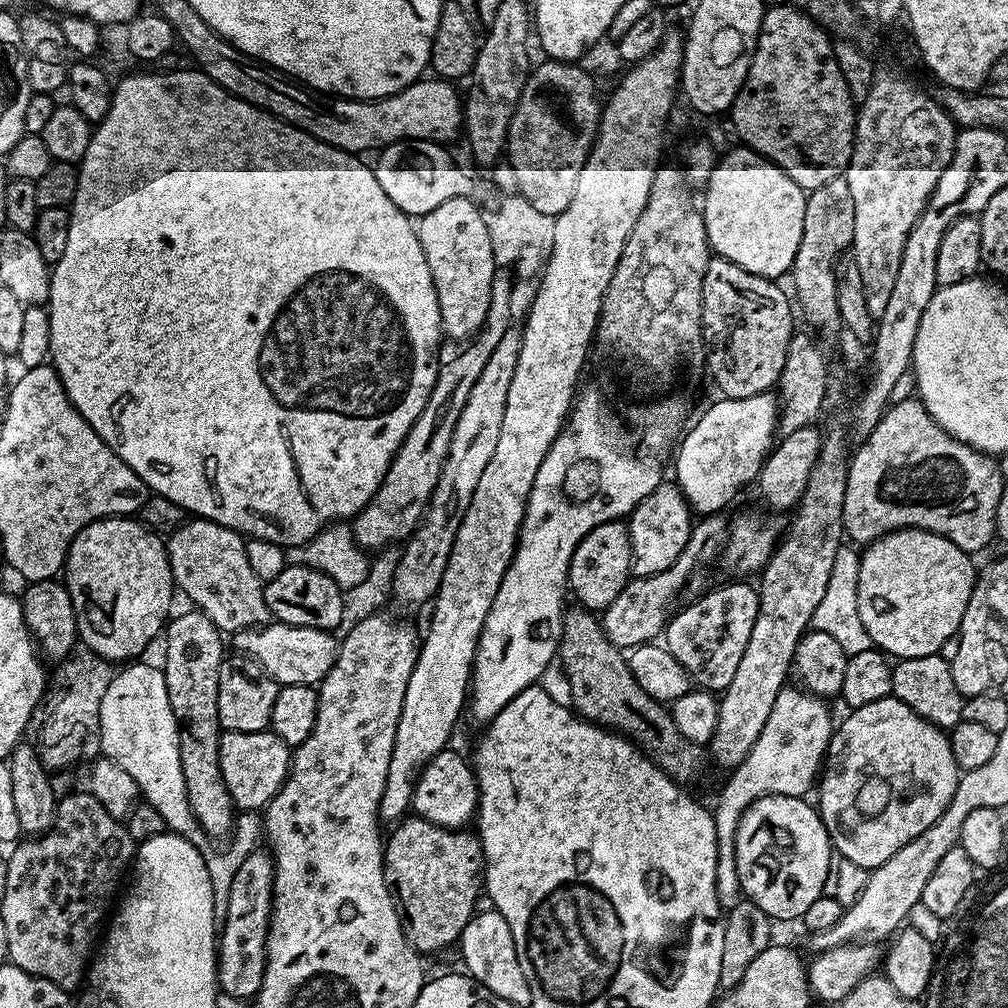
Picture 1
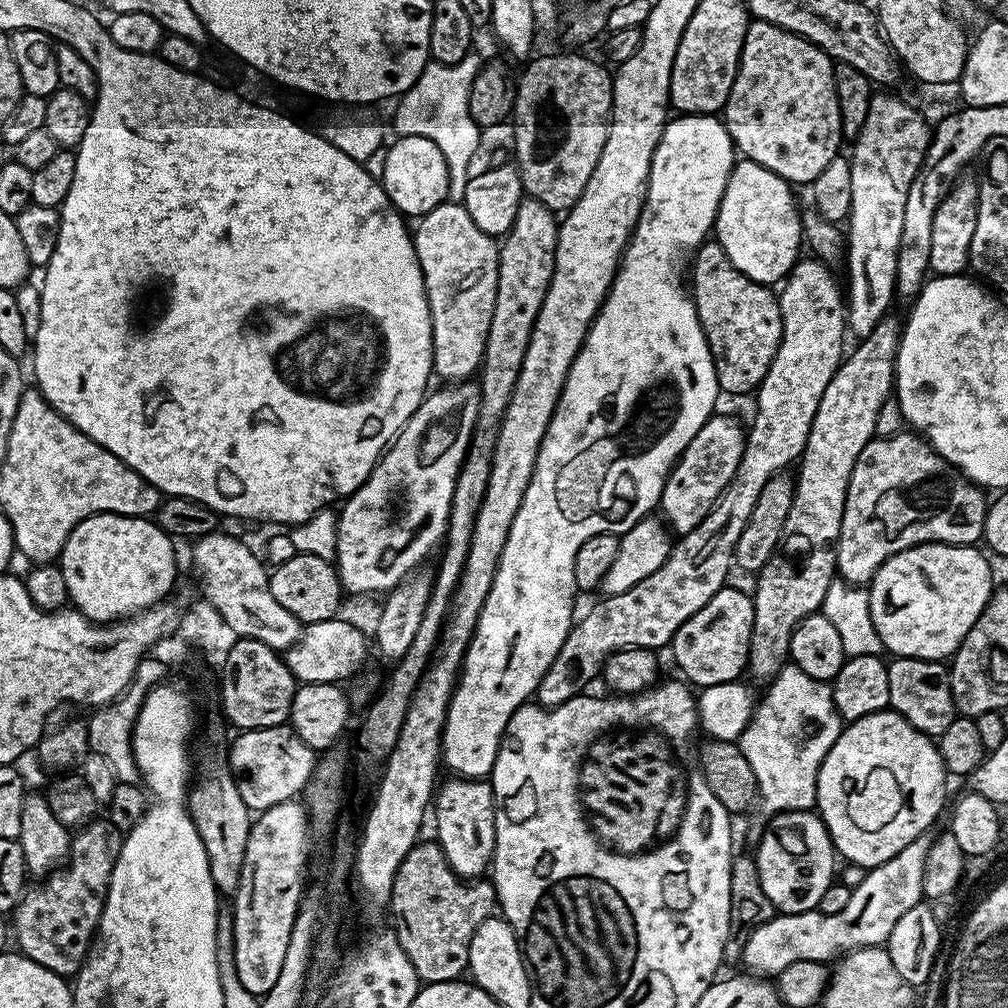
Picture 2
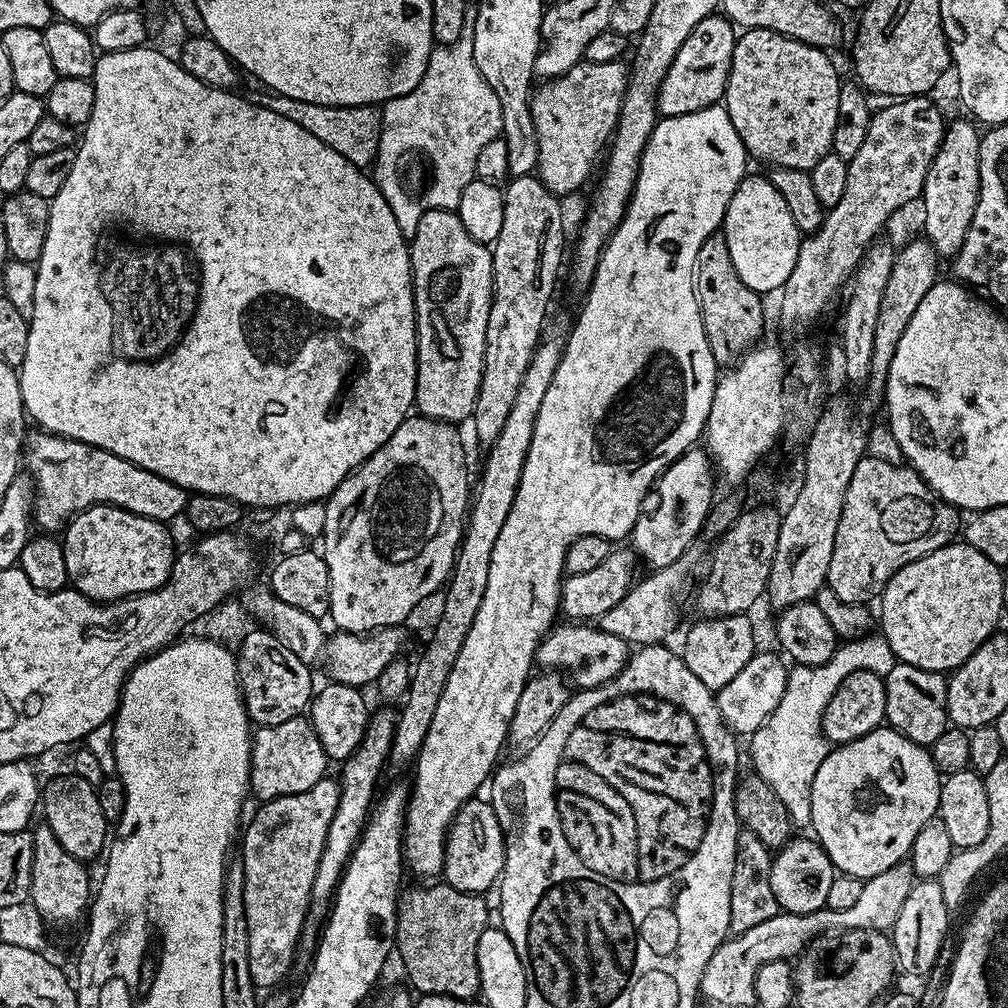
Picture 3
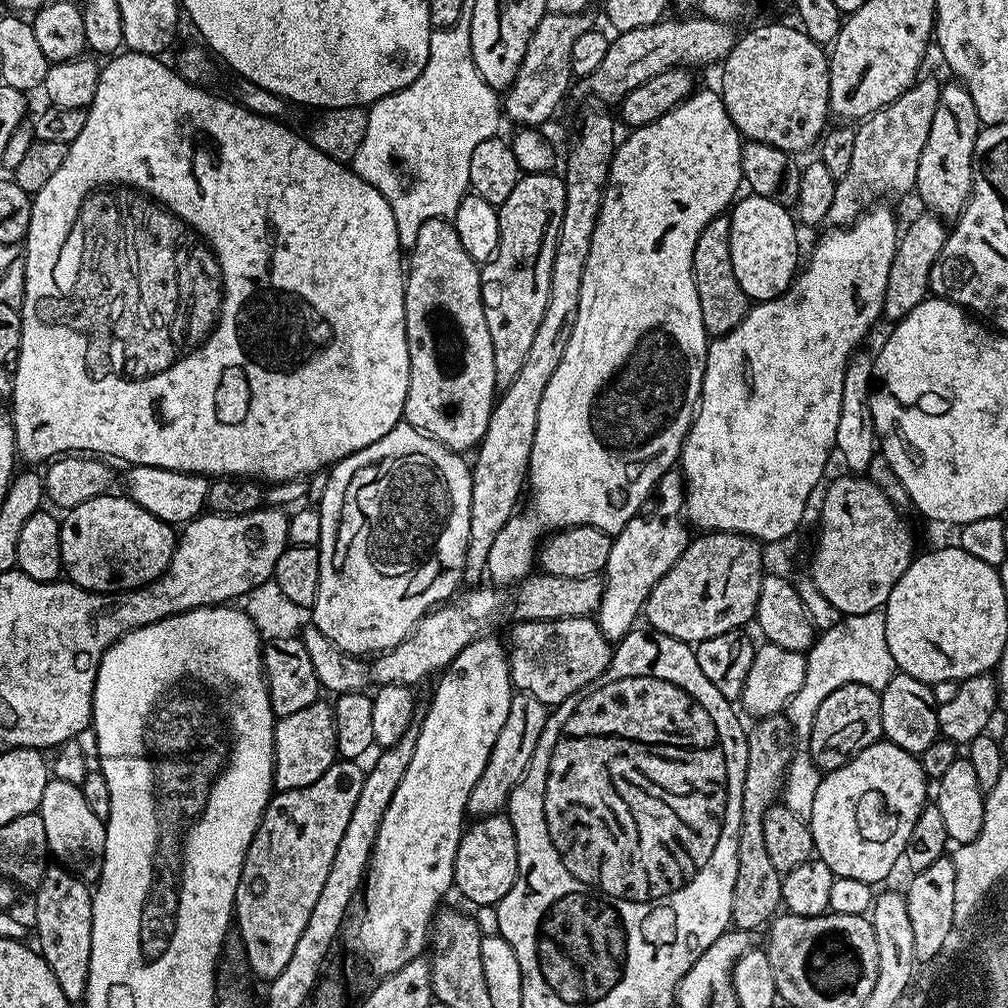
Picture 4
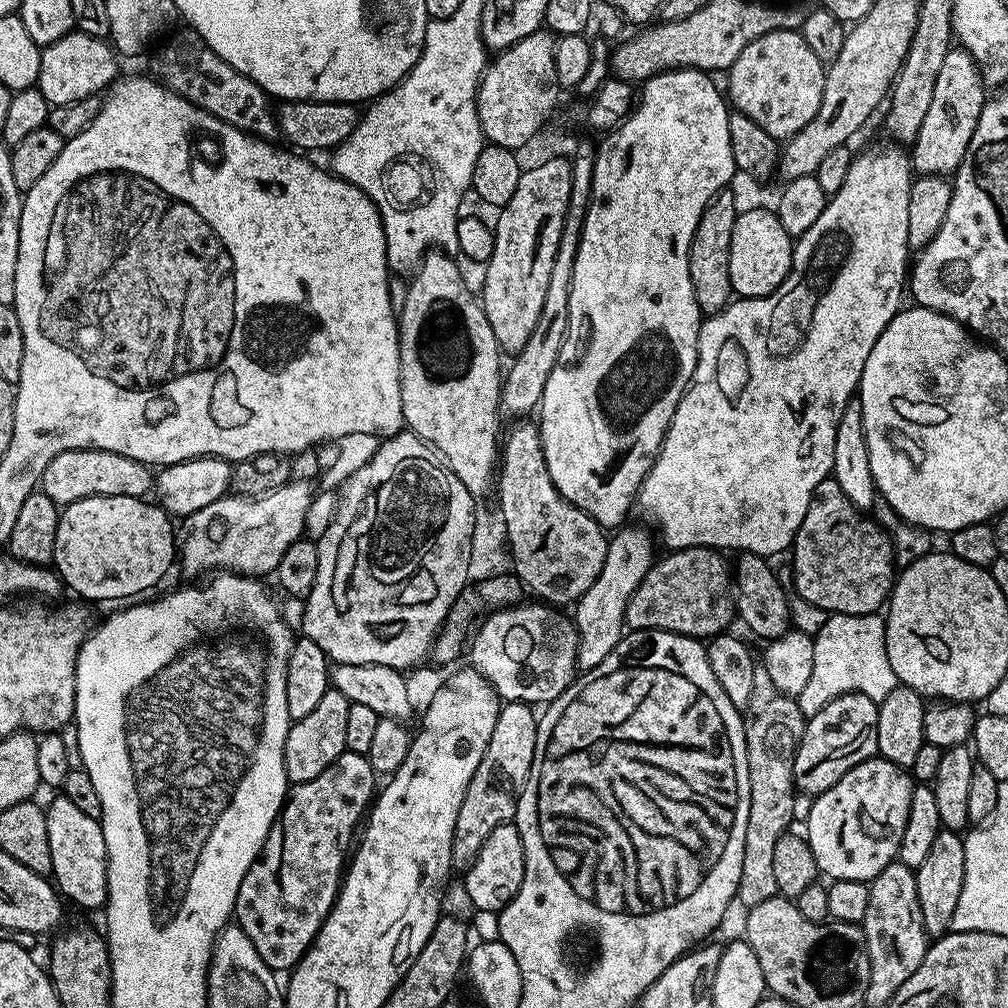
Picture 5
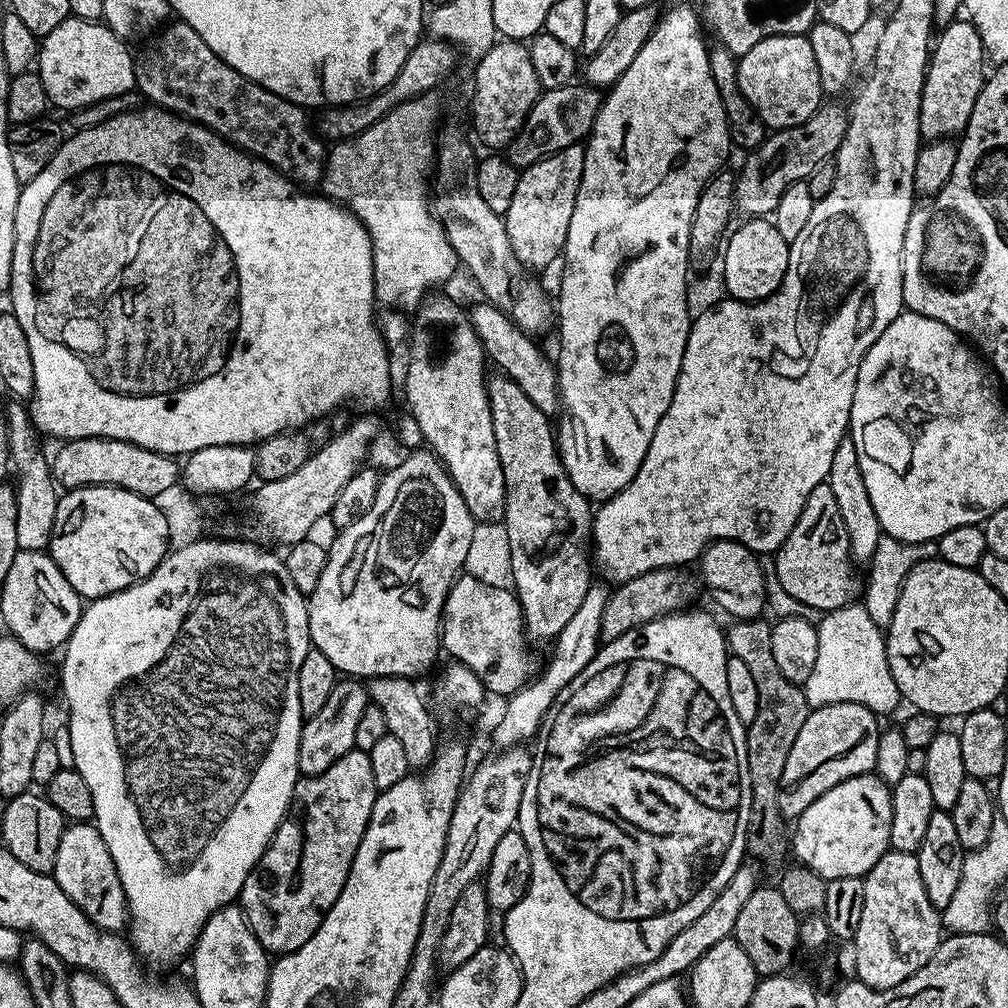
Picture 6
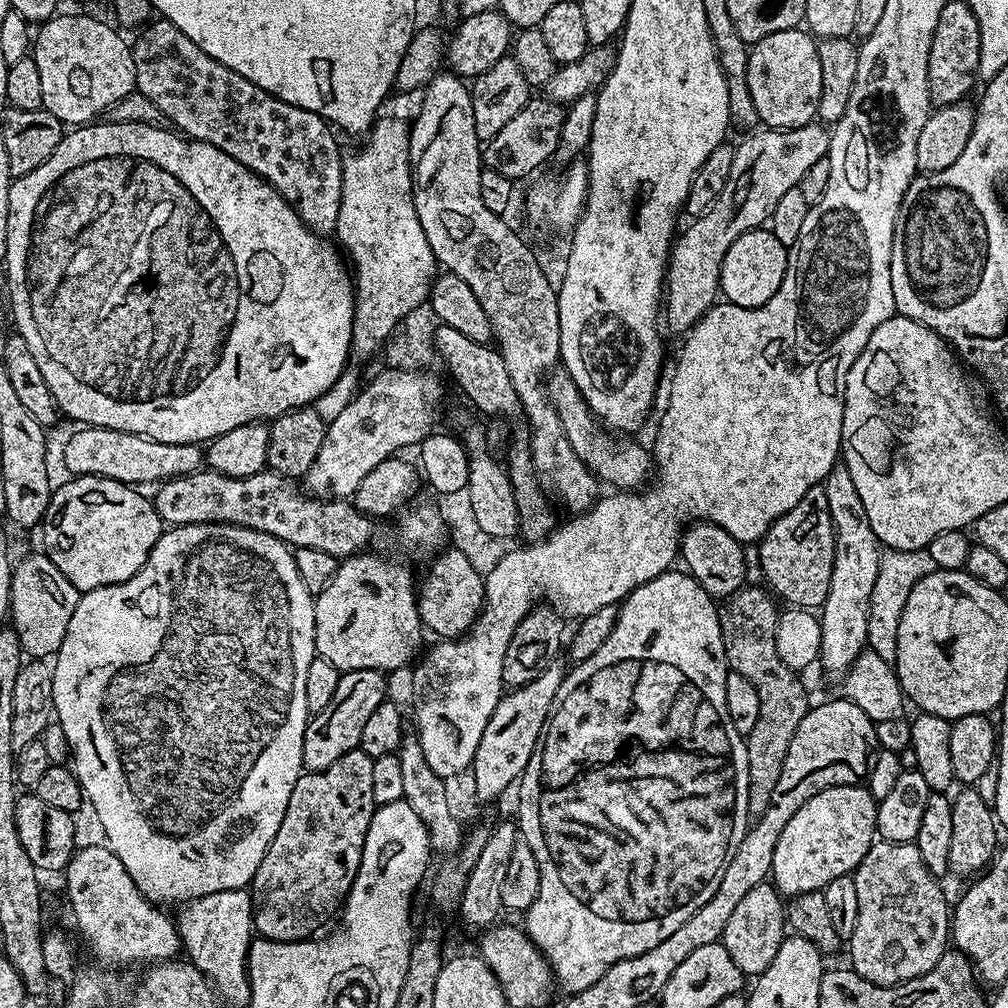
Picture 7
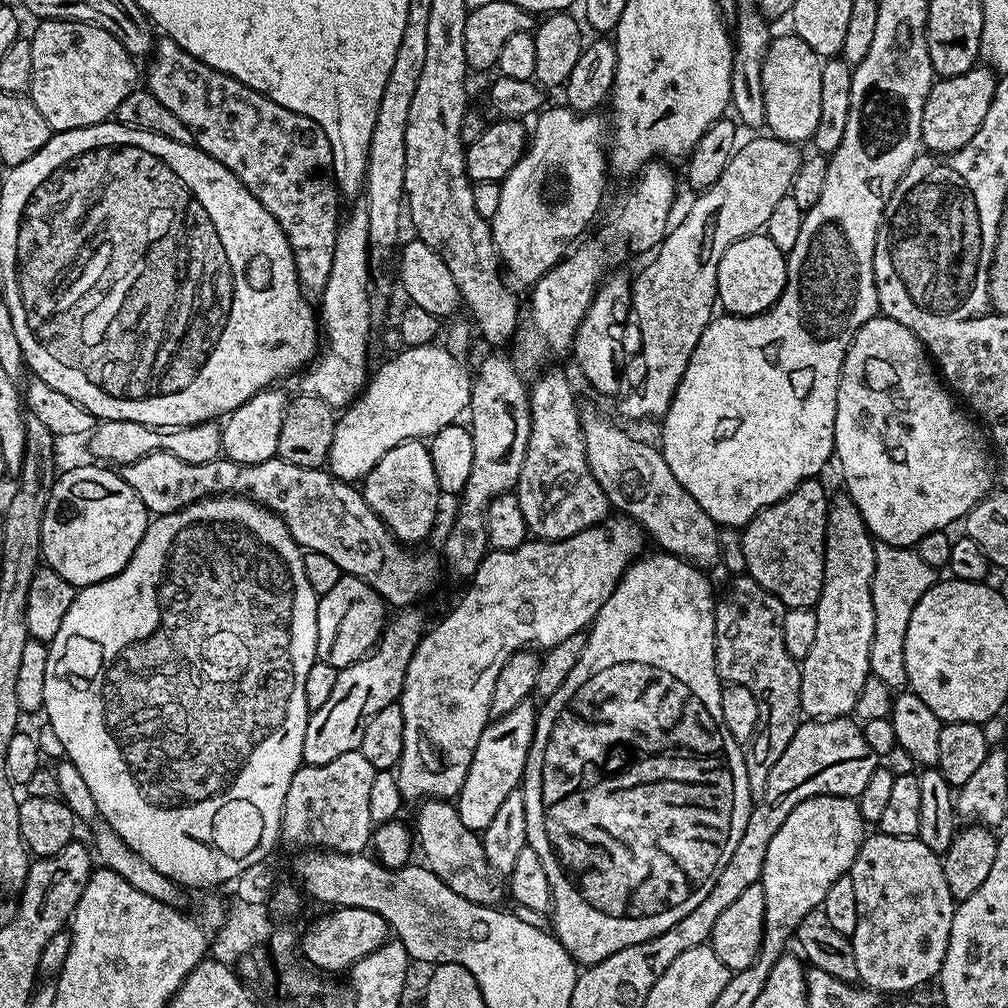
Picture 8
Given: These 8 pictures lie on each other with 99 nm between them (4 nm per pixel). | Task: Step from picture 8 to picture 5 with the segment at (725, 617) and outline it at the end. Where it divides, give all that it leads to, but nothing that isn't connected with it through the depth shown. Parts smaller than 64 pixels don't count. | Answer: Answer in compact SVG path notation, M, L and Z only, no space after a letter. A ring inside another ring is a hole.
M762 666L754 670L754 691L750 694L750 702L743 708L744 733L746 734L746 762L750 770L750 814L746 818L746 842L742 850L742 878L738 878L738 890L735 899L744 903L745 909L758 906L758 902L766 902L778 895L774 882L774 846L779 836L789 831L788 824L793 823L794 802L797 793L794 791L792 775L794 774L794 758L804 733L806 718L800 709L799 699L786 695L774 682L770 682L770 674Z

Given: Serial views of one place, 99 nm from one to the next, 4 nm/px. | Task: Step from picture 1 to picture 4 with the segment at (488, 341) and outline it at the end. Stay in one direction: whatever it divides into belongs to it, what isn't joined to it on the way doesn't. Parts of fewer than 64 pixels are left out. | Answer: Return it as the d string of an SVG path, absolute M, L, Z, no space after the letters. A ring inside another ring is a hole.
M406 422L396 424L390 434L382 434L378 442L370 442L357 452L351 452L337 464L332 465L327 473L328 481L322 498L318 501L320 513L320 573L318 574L318 594L310 609L310 620L322 635L330 638L334 646L338 646L351 656L367 657L367 652L379 654L398 646L416 629L416 623L428 615L437 606L451 601L457 595L464 579L464 559L466 558L466 542L470 538L470 494L472 493L472 469L469 461L459 452L452 451L444 444L439 444L433 436L427 436Z

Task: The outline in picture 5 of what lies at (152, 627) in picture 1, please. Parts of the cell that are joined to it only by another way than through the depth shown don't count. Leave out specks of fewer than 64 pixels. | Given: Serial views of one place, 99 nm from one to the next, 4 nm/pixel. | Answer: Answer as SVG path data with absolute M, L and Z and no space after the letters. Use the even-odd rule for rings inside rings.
M95 496L82 498L73 504L63 505L58 522L58 534L54 534L52 564L57 576L68 584L85 601L124 600L139 592L148 592L171 568L178 556L178 536L174 531L173 517L159 503L147 504L139 496Z

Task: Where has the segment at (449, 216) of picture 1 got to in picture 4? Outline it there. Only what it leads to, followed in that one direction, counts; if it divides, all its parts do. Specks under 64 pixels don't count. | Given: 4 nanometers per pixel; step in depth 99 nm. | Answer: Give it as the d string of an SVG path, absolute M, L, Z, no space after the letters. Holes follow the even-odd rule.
M430 218L422 222L422 227L418 229L418 238L414 238L414 246L410 249L410 256L406 264L407 272L404 281L404 301L406 302L406 342L410 350L410 386L408 387L408 397L404 403L403 419L410 426L414 426L427 436L433 436L439 444L444 444L454 452L461 454L475 449L480 440L486 434L486 426L490 422L493 403L498 395L496 379L494 378L494 346L490 342L490 326L486 326L486 314L484 313L484 303L480 297L480 270L481 265L466 252L462 246L462 241L455 232L455 226L451 219Z

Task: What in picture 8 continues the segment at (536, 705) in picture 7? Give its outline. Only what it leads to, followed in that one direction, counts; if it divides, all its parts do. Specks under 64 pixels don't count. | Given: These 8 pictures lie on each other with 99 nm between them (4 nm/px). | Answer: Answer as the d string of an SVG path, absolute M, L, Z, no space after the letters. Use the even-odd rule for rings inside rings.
M525 702L514 706L510 714L495 717L482 730L478 738L478 746L474 746L474 758L470 758L470 770L466 770L466 778L462 782L460 795L454 803L458 810L458 818L462 826L472 832L479 833L490 821L498 806L502 806L506 794L517 791L524 779L524 767L530 754L532 739L536 733L537 709Z

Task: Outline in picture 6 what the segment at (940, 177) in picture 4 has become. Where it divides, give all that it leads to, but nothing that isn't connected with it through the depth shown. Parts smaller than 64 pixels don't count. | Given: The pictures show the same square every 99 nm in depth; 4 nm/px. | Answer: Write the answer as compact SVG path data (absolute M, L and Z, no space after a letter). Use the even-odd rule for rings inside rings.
M957 18L939 29L930 48L928 70L924 74L924 89L920 95L920 134L925 141L947 140L963 133L970 122L970 114L974 114L974 102L986 79L984 64L986 65L984 43L971 19Z

